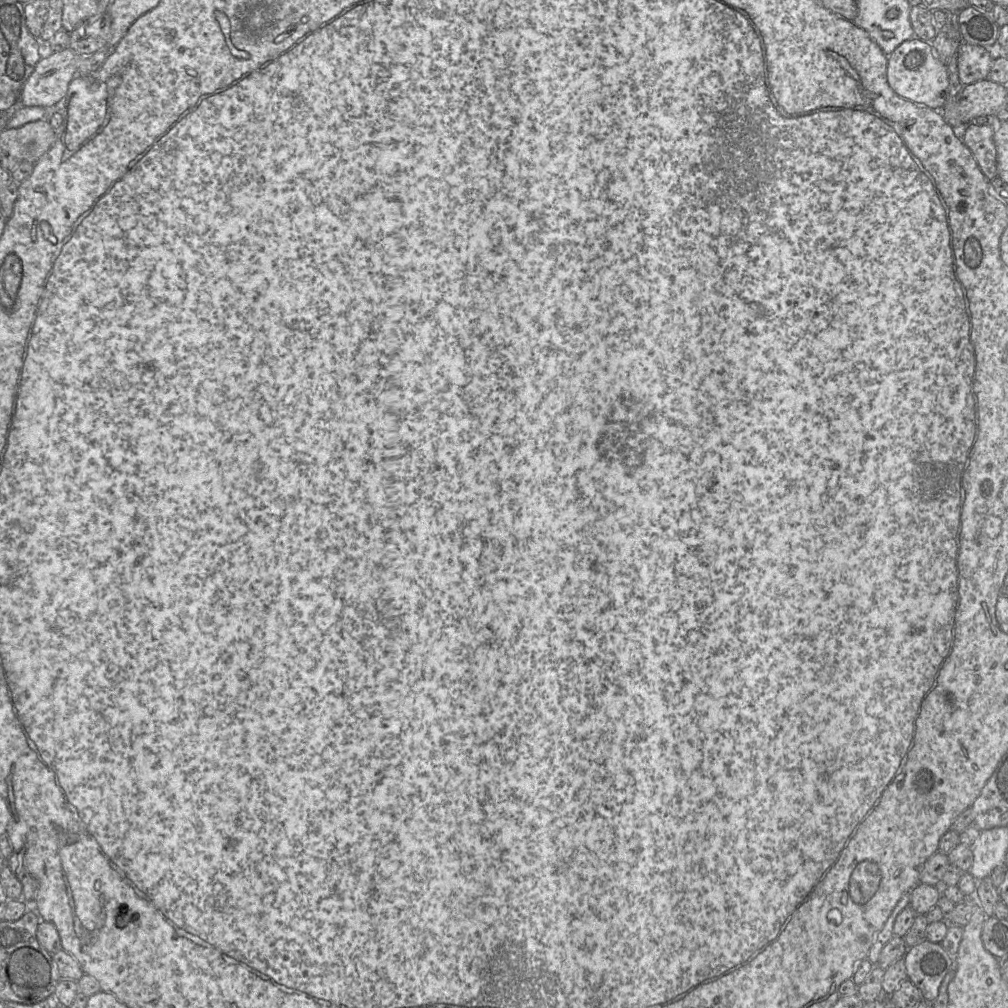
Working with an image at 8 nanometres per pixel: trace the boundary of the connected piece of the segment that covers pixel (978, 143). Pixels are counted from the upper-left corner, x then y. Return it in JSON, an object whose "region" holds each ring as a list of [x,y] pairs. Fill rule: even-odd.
{"region":[[[969,123],[962,129],[961,139],[972,152],[984,175],[989,180],[998,177],[994,127]]]}

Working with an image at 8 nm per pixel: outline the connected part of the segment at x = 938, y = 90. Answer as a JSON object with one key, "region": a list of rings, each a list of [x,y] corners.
{"region":[[[916,36],[900,44],[888,56],[887,79],[890,87],[899,96],[934,110],[942,110],[949,93],[947,67],[937,58],[931,42]]]}

